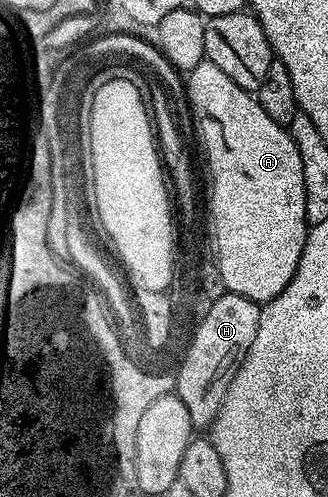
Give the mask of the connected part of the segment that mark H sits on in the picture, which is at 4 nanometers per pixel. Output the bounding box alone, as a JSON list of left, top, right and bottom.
[174,292,261,427]

